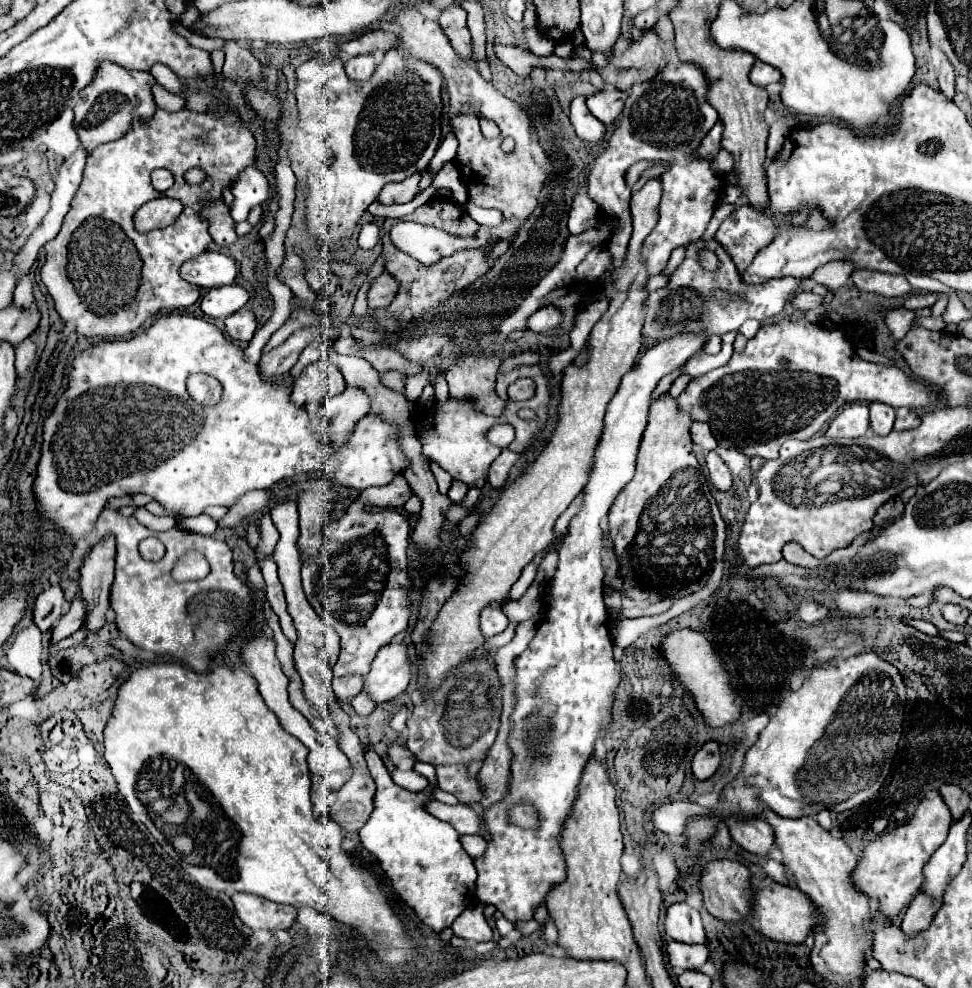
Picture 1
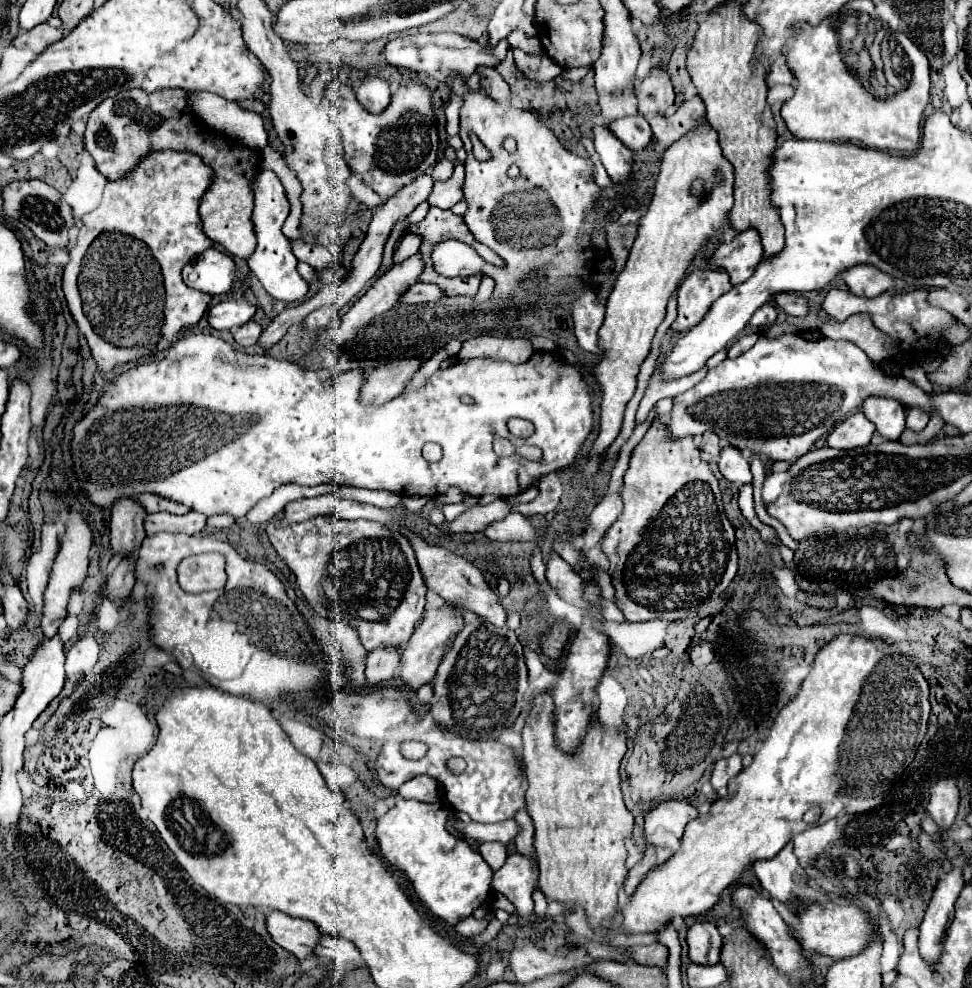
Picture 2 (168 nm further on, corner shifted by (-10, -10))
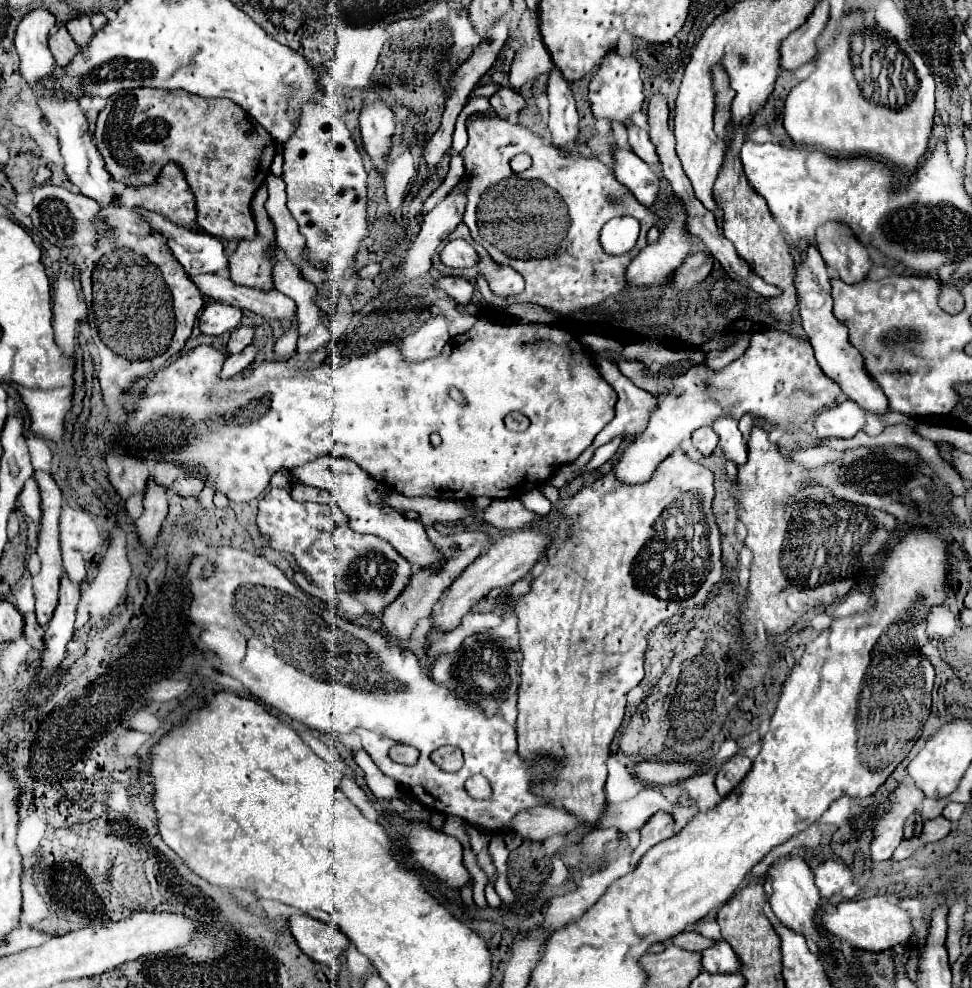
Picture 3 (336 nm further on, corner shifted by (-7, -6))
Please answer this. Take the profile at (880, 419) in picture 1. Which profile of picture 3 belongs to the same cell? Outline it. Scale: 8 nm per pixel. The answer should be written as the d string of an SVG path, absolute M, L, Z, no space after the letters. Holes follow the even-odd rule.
M818 248L816 250L808 250L808 262L800 262L798 274L796 274L796 290L798 290L798 298L800 298L800 318L802 318L802 326L804 332L810 340L810 344L814 342L814 352L816 352L816 360L822 368L822 372L830 378L834 378L836 382L840 382L840 388L844 390L844 394L854 400L860 408L864 408L870 414L876 416L884 416L890 412L888 406L888 398L882 392L880 384L868 374L866 364L862 354L850 344L848 340L848 330L842 322L838 322L832 314L832 296L830 296L830 278L824 266L824 260L820 258Z

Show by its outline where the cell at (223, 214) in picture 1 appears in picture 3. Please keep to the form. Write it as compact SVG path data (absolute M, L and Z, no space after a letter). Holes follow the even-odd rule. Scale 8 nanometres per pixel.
M122 90L112 94L104 110L98 114L94 144L102 154L106 172L112 176L112 180L122 182L126 186L150 184L156 180L166 162L178 162L196 198L198 226L206 234L224 240L256 238L256 224L250 204L256 190L264 184L264 170L260 164L262 160L266 160L266 174L270 174L270 164L276 154L276 146L272 136L264 128L260 128L254 118L248 118L248 114L240 110L240 106L236 106L234 102L228 102L224 98L202 98L184 90Z

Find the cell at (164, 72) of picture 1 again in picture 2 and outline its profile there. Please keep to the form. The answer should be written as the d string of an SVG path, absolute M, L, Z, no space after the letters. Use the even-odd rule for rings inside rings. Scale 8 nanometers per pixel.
M193 92L189 94L189 102L195 114L213 130L241 140L255 150L263 150L267 146L267 132L261 114L245 110L237 102L227 102L225 98L209 92Z

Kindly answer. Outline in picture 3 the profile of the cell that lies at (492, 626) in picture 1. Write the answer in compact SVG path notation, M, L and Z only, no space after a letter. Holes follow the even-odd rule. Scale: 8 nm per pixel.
M332 456L316 458L316 462L308 462L308 466L304 466L304 468L300 466L300 470L294 470L292 474L308 486L328 490L334 496L336 506L344 514L348 514L352 530L362 532L362 534L374 534L374 536L388 540L414 568L434 570L434 566L438 566L438 562L444 562L444 558L440 558L440 550L426 536L422 522L408 520L400 512L384 506L382 496L374 492L376 480L368 478L368 474L364 474L364 470L360 470L360 466L356 466L354 462L348 462L346 458L332 458Z

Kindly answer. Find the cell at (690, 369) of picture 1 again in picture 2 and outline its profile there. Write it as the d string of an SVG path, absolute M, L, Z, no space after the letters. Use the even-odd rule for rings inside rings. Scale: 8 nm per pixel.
M707 368L703 370L697 370L695 374L687 376L687 378L679 378L677 382L655 382L655 376L651 376L649 384L647 384L647 390L639 402L639 408L637 408L637 414L635 414L635 424L641 424L647 420L649 416L649 410L655 406L657 400L661 398L671 398L671 396L677 396L689 388L693 388L697 382L701 382L707 374Z

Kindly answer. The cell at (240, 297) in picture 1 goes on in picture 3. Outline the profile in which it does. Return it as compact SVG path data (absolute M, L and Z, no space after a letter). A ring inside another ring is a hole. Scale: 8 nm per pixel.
M212 302L208 304L202 314L200 314L200 330L204 334L224 334L224 332L232 332L242 320L242 310L230 304L222 304L222 302Z

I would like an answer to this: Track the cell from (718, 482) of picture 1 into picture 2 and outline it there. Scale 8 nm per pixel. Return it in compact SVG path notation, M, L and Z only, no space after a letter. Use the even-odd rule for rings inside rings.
M725 446L721 450L719 458L719 472L729 480L735 482L737 486L751 482L751 470L749 470L749 460L743 456L741 450L735 450L735 446Z

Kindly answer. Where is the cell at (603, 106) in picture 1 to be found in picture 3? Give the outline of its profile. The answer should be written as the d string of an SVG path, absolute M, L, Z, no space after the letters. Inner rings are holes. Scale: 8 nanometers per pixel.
M628 124L626 130L628 130L628 144L630 144L632 152L636 156L640 156L646 164L658 166L658 154L656 154L654 144L650 142L648 132L642 130L642 128L638 128L638 126L634 126L634 124Z

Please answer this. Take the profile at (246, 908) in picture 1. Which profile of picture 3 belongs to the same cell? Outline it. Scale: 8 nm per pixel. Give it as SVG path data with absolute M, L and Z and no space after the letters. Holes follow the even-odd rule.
M304 914L288 916L288 928L300 950L318 964L336 964L338 956L348 946L348 938L338 930L338 926Z

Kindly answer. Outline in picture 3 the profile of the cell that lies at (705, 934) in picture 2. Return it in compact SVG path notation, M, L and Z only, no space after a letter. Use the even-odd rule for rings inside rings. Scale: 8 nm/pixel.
M716 940L714 946L706 948L700 952L702 954L702 968L706 972L738 972L740 968L740 960L734 954L734 950L730 948L728 942L724 940Z

